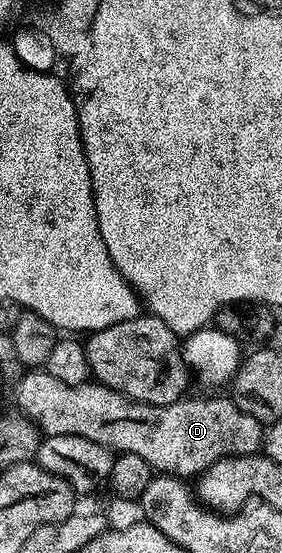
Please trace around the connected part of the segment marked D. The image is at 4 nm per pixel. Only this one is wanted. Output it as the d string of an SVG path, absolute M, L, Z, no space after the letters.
M36 368L25 374L28 375L16 386L16 402L20 405L19 413L35 423L41 435L80 436L94 440L94 444L102 444L107 450L142 456L142 460L146 460L153 471L164 476L192 480L223 458L259 455L264 444L266 430L262 423L242 412L242 408L238 408L227 397L204 399L188 396L174 404L151 406L145 402L133 402L126 395L102 386L95 380L83 382L80 386L67 386L62 384L62 380L54 380L54 376L50 376L44 368Z

